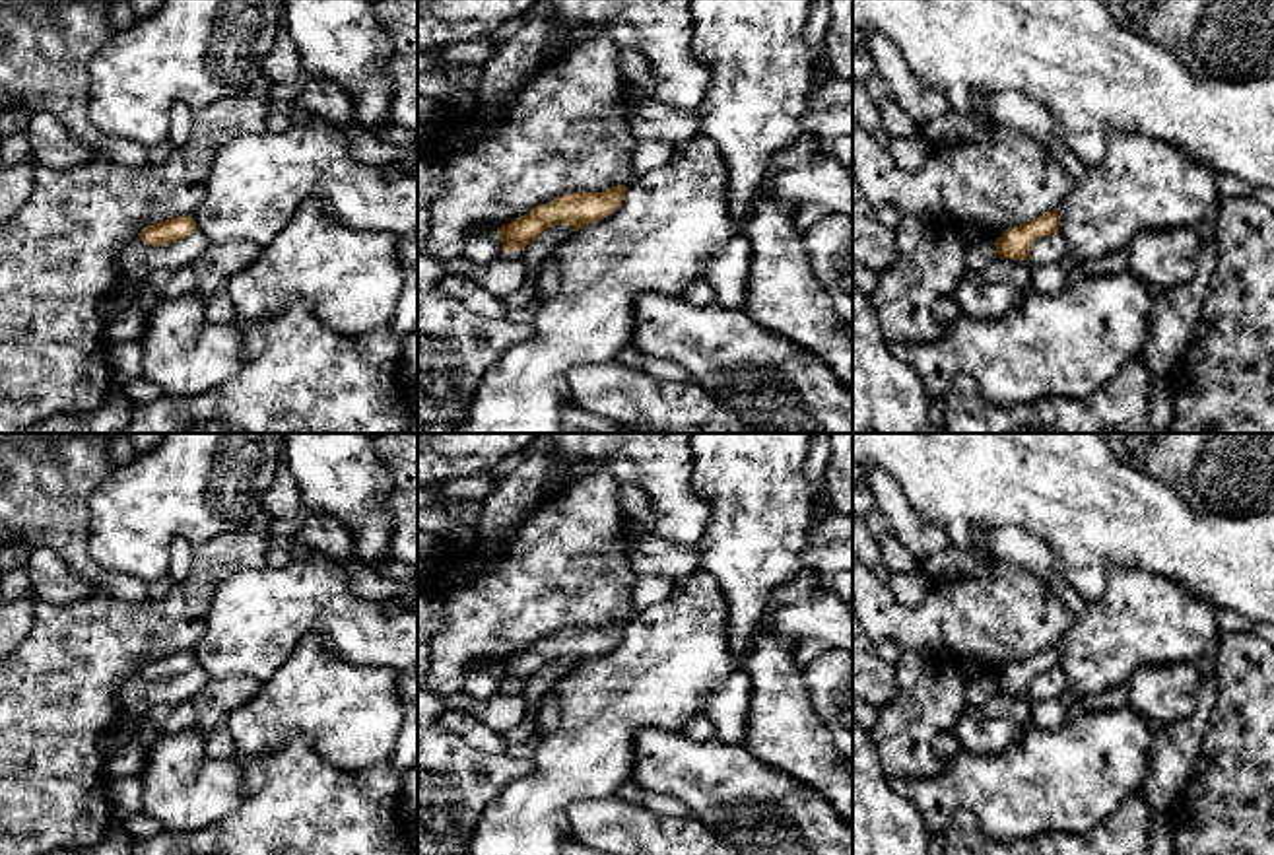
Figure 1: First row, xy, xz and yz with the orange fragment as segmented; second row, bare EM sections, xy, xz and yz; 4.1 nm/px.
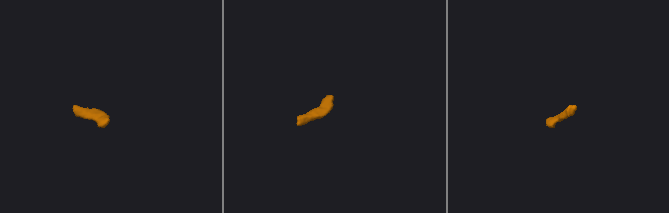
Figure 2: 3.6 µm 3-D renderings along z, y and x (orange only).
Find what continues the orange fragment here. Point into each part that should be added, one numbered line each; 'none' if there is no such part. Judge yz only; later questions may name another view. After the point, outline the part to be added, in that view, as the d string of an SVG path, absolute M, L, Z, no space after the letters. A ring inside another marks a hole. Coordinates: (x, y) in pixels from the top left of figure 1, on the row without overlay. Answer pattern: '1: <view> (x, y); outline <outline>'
1: yz (1049, 684); outline M1060 667L1051 668L1047 672L1039 672L1031 684L1031 696L1035 701L1047 701L1053 698L1060 698L1064 692L1064 674Z

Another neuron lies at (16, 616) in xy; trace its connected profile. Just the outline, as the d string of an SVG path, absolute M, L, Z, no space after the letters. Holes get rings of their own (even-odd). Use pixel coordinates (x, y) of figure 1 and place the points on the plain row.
M27 593L0 604L0 661L12 653L29 633L35 614L35 595Z

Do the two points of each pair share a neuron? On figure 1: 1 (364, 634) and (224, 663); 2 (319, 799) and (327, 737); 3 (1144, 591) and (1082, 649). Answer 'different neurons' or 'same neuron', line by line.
1: same neuron
2: different neurons
3: same neuron

